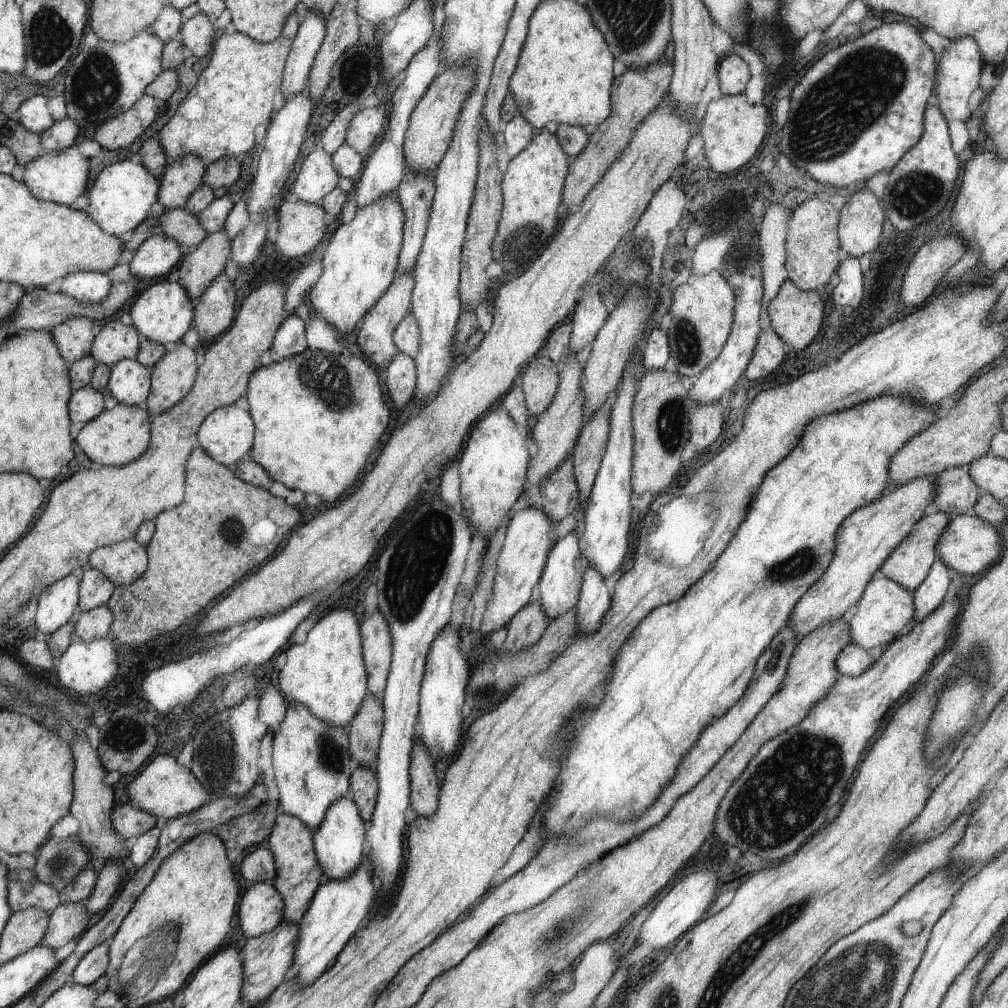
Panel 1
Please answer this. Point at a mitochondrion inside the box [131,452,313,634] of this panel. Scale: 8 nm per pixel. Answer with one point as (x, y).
(232, 532)

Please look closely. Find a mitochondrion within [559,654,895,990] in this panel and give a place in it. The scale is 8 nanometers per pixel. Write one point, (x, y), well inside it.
(783, 796)

